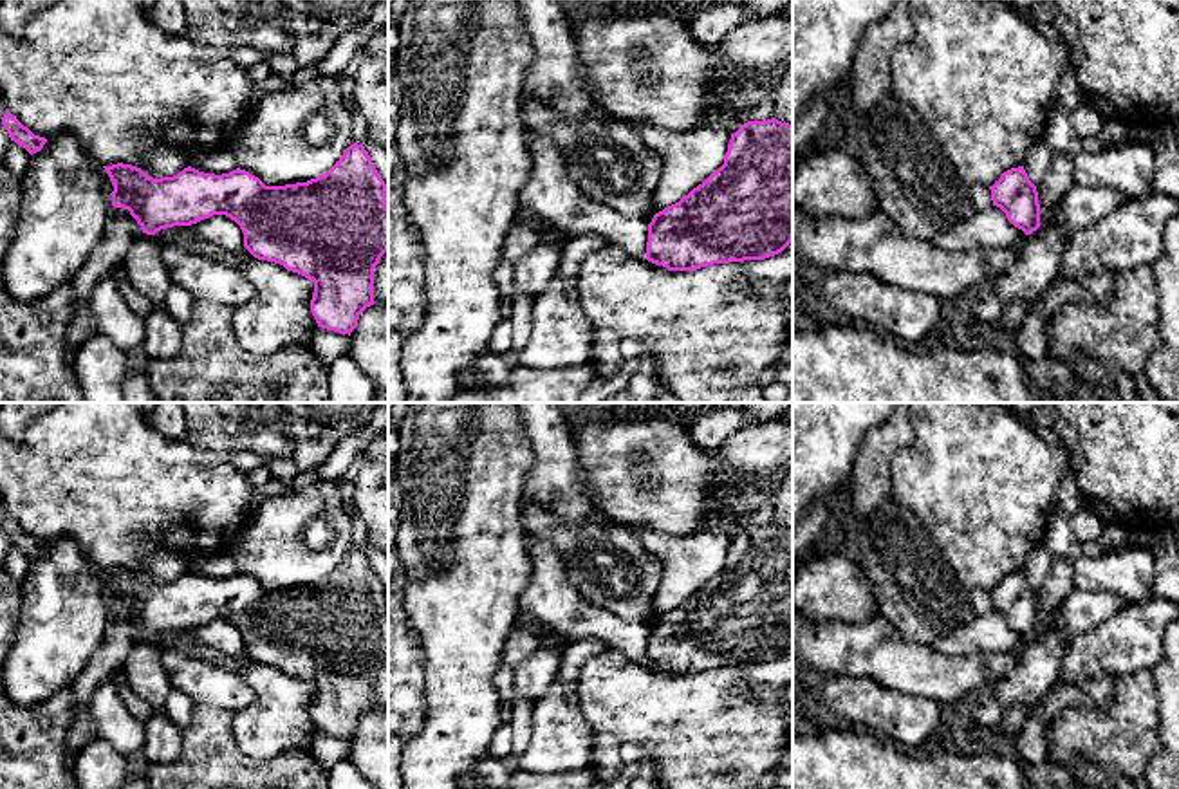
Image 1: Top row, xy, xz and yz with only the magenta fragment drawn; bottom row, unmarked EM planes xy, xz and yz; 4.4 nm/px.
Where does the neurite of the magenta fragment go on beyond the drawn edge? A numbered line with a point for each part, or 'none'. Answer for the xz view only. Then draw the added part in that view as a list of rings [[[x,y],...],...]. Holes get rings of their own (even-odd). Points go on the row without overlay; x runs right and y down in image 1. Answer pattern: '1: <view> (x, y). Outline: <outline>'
none

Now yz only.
none

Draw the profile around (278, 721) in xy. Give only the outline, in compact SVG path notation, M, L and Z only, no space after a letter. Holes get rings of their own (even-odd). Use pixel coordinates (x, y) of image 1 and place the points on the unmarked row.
M267 664L244 672L255 702L233 713L238 747L253 760L269 760L292 749L309 749L318 731L311 704L314 686Z

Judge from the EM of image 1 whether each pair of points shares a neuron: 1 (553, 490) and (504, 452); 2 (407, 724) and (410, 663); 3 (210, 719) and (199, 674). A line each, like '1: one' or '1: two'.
1: two
2: one
3: two

